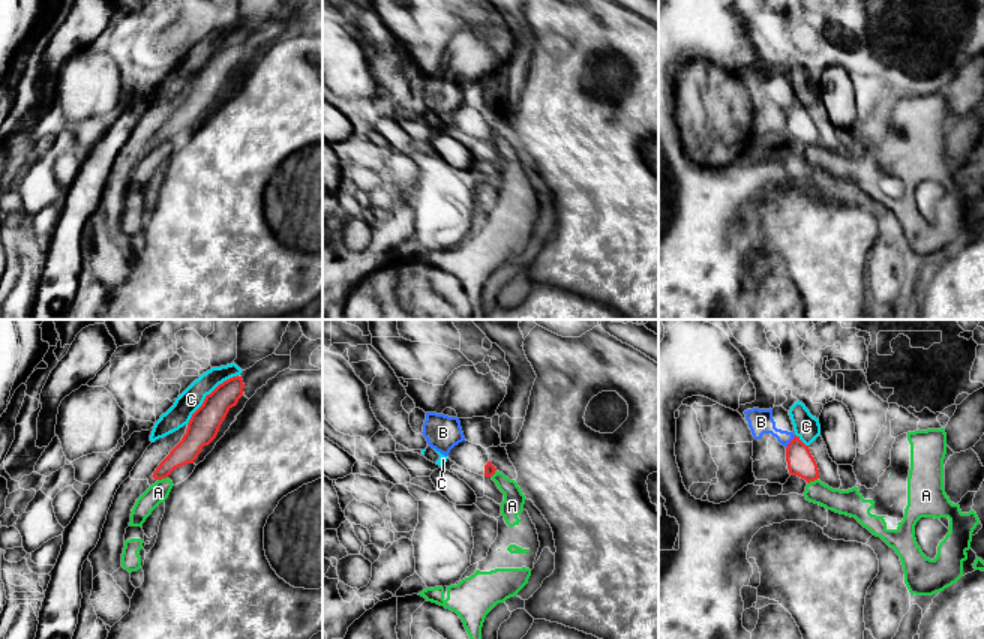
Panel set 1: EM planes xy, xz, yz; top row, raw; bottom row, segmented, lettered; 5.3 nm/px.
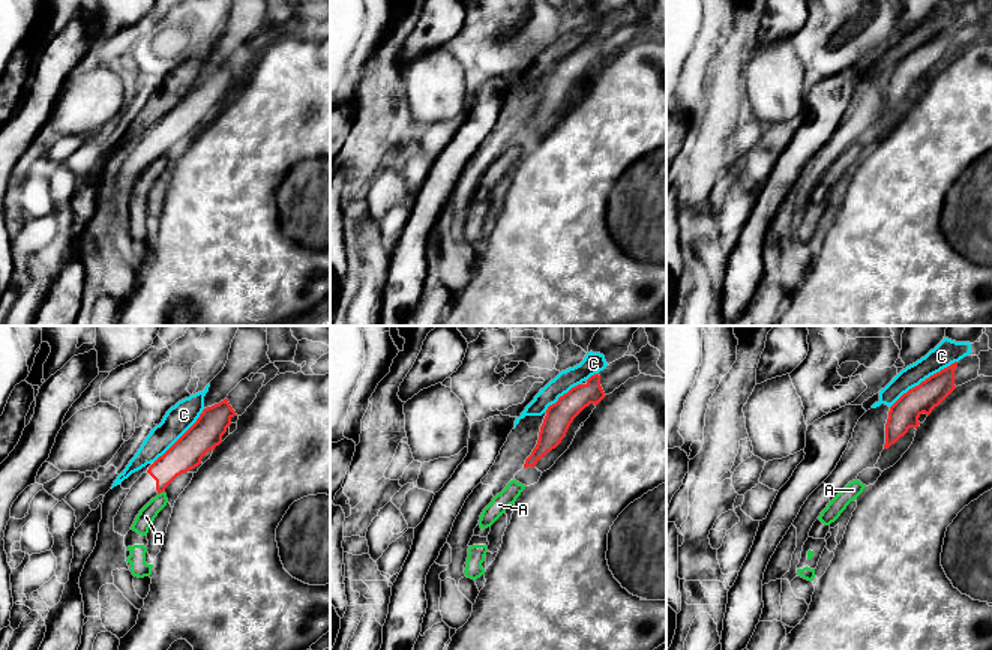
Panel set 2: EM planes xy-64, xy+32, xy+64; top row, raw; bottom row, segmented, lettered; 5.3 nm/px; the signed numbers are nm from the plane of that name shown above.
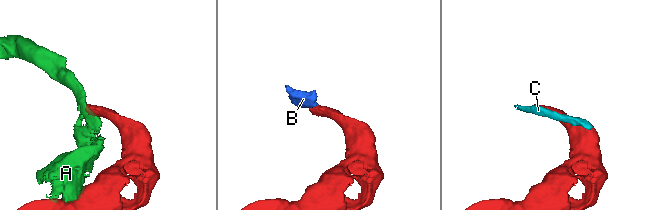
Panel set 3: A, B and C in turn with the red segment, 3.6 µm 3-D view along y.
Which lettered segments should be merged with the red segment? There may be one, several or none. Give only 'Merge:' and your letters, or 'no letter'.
Merge: no letter

